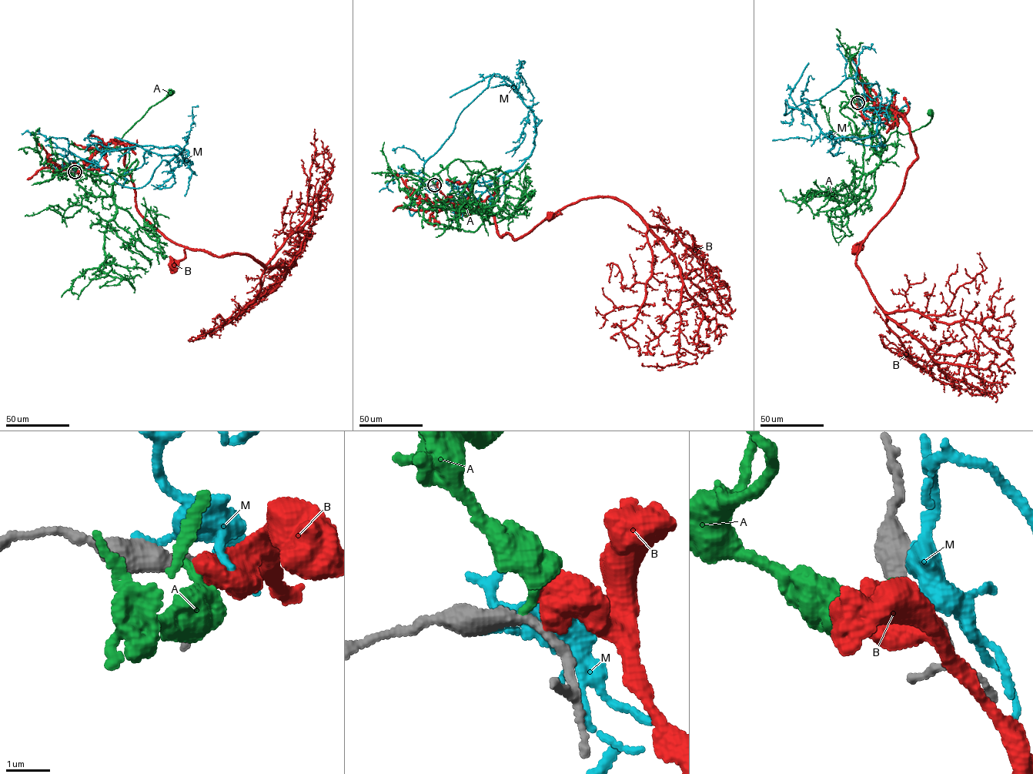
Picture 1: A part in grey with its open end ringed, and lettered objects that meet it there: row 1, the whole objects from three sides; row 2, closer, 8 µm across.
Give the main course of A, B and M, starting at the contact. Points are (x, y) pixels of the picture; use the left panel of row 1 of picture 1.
A: (75, 172), (130, 172), (138, 160), (125, 170), (129, 154), (120, 150), (121, 139), (170, 92)
B: (75, 172), (82, 170), (106, 144), (121, 142), (138, 211), (156, 230), (185, 247), (183, 258), (172, 266)
M: (73, 171), (69, 152), (138, 188), (162, 160), (179, 153), (189, 162), (178, 145), (148, 145), (88, 162)

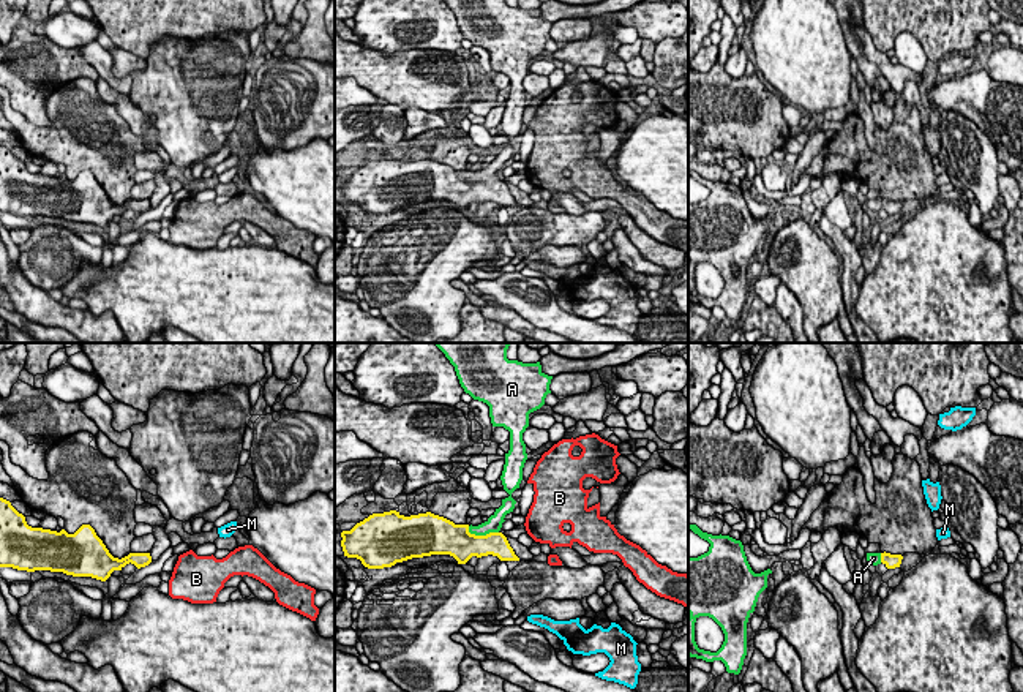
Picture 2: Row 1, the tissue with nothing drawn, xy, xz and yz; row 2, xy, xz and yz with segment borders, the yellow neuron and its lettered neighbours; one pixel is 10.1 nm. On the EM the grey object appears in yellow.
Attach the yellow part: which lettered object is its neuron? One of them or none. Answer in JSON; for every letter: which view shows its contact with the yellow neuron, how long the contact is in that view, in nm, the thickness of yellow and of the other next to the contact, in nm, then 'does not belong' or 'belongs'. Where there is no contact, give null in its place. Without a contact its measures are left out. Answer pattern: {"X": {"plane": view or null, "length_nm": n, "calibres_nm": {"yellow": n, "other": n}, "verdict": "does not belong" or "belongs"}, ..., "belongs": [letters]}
{"A": {"plane": "xz", "length_nm": 320, "calibres_nm": {"yellow": 320, "other": 160}, "verdict": "belongs"}, "B": {"plane": null, "verdict": "does not belong"}, "M": {"plane": null, "verdict": "does not belong"}, "belongs": ["A"]}

